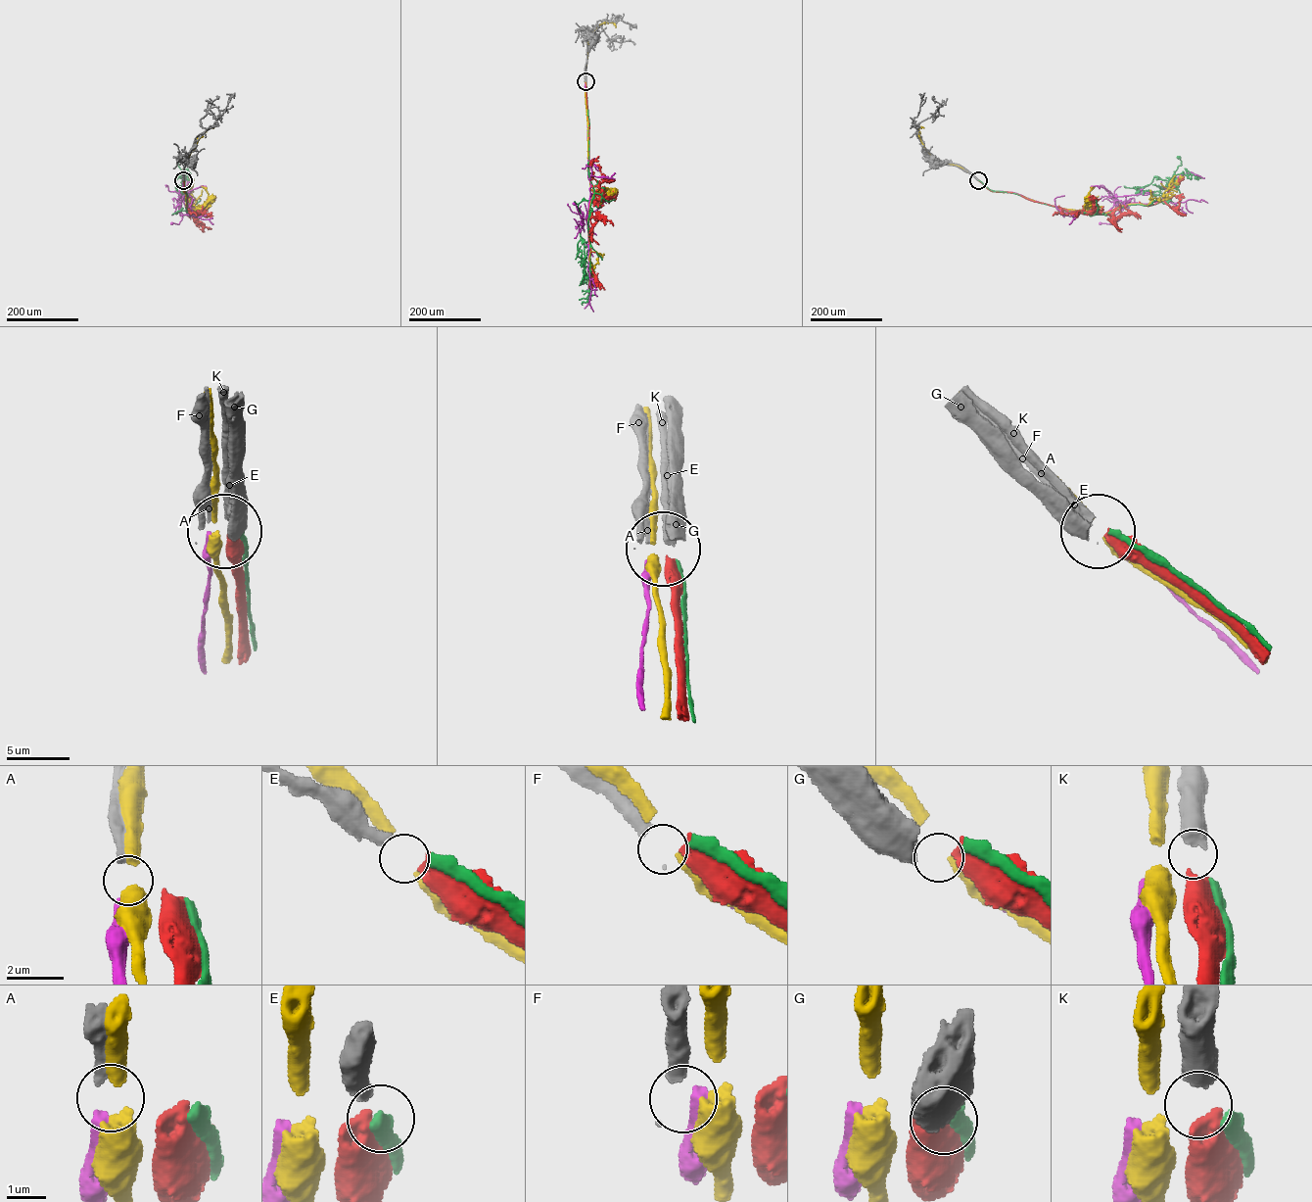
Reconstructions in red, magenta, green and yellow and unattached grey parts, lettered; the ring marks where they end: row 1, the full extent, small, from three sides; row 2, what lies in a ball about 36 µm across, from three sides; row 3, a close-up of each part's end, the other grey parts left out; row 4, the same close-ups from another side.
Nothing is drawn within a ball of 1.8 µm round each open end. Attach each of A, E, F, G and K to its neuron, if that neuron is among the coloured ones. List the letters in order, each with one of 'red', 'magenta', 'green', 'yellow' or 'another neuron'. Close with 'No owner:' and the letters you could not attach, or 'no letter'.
A: magenta
E: green
F: another neuron
G: another neuron
K: red
No owner: F, G

